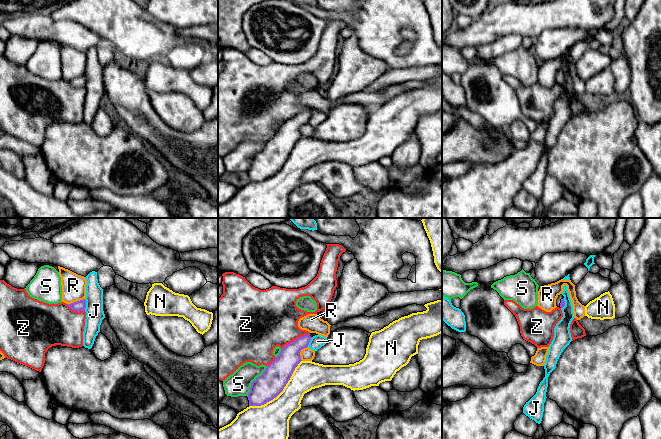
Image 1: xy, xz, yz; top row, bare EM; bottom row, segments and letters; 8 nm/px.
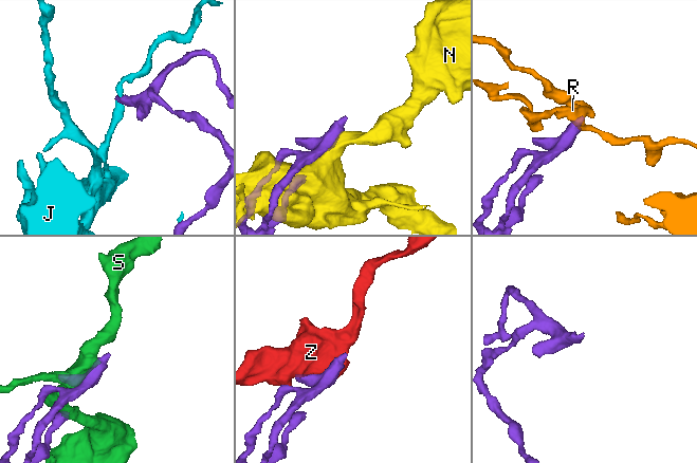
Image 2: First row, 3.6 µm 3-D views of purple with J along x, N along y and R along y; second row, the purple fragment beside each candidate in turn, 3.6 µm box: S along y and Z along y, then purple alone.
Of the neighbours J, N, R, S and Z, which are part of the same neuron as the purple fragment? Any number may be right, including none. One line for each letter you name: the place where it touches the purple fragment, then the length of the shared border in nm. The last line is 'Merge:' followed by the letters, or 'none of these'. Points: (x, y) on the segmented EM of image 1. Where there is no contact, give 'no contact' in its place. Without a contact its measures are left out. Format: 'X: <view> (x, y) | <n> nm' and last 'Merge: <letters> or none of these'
Merge: none of these

